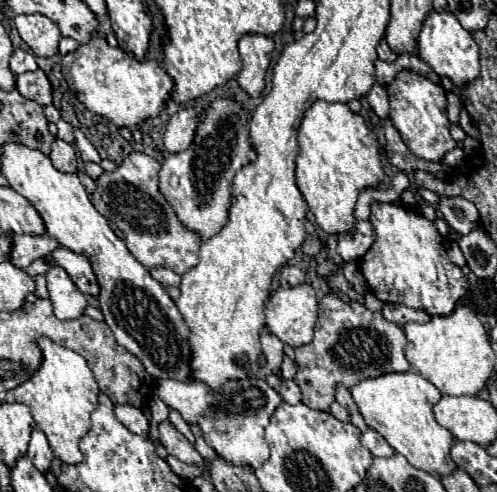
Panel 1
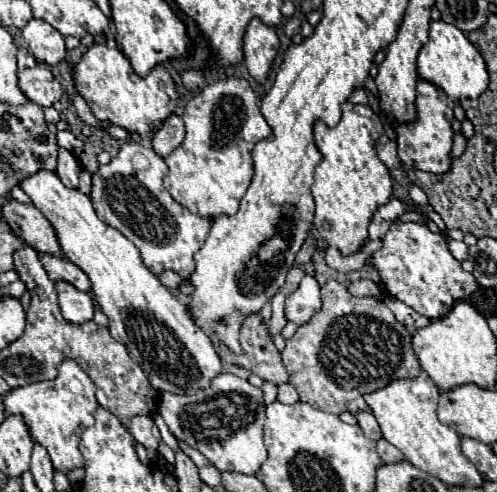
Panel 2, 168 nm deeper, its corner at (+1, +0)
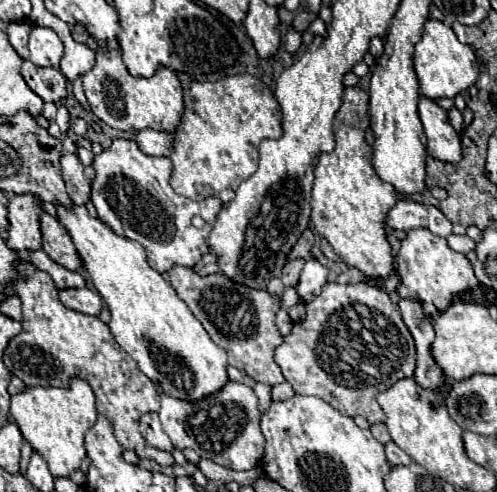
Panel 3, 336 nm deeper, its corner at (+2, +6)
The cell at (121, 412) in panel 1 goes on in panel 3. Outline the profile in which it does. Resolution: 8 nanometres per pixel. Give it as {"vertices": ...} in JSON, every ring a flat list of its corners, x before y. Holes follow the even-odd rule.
{"vertices":[[145,413,141,417,141,435,155,449,161,449,161,451,173,451,175,449,171,439,167,437,167,433,161,427,161,421,159,421,157,413]]}

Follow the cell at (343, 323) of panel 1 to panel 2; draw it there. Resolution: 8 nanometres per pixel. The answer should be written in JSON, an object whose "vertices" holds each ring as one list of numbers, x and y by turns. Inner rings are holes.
{"vertices":[[328,281,322,287,322,309,286,343,286,349,282,351,282,361,290,375,290,383,300,395,300,401,312,405,314,409,336,415,342,411,356,413,358,409,370,411,370,407,362,399,364,393,382,389,396,379,418,377,422,371,410,345,410,333,404,325,396,321,392,311,378,299,350,295,348,289,338,281]]}

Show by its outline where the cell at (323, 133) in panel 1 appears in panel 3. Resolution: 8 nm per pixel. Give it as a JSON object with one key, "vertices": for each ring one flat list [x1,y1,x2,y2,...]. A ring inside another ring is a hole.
{"vertices":[[345,87,343,105,339,107,333,133,335,149,321,153,315,167,315,181,311,191,311,221,319,235,323,235,343,263,357,267,365,277,385,281,393,273,393,255,387,241,387,211,397,203,397,191,393,185,381,181,371,165,373,149,365,143,365,129,369,95,361,87]]}

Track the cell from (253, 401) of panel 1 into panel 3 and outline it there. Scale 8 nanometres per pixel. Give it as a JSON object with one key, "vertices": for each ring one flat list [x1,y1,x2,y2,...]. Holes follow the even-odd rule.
{"vertices":[[229,381,219,393,195,403,161,395,159,417,165,433,171,437,177,449,189,447,199,457,205,457,221,467,229,467,233,471,247,471,257,467,263,457,265,437,259,429,261,415,257,411,257,397,253,389,243,383],[229,433,233,435,231,439,227,439]]}

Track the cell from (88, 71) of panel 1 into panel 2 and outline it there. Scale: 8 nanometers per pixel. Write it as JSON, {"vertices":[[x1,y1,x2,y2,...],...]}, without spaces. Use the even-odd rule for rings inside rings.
{"vertices":[[94,43,86,49,82,59,72,67,74,83,78,93,84,97,88,107,98,119,110,121,126,129,128,133,150,133,158,129,168,115,174,113,178,91,172,77,162,65,156,65,146,77,140,77,130,67,130,61,120,49,108,49,106,45]]}

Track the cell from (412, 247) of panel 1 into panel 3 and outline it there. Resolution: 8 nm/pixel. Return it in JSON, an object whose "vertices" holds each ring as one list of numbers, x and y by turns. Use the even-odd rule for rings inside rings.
{"vertices":[[413,229,401,241,397,253,397,275,401,279,397,293,405,299,419,299,423,303,433,303,439,311,445,311,453,297,465,289,479,285,469,259,463,253,453,251,447,245,447,239,429,233,427,229]]}

